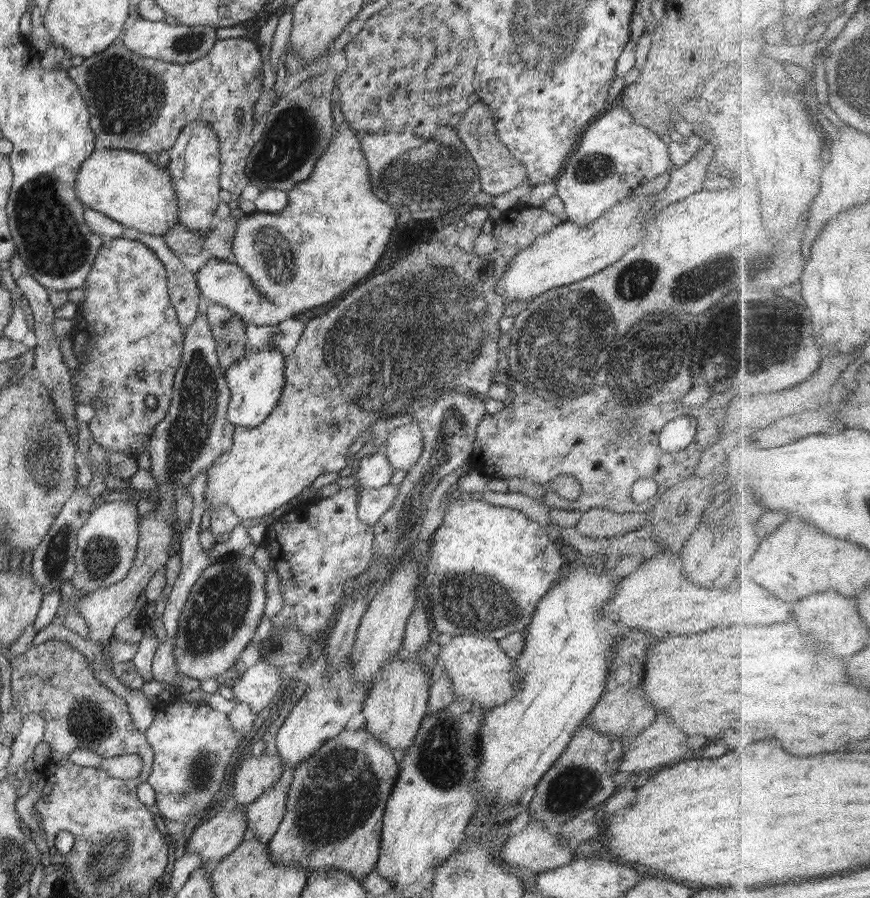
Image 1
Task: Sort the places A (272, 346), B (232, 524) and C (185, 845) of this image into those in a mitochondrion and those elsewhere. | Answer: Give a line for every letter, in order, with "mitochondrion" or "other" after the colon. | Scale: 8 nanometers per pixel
A: other
B: other
C: other

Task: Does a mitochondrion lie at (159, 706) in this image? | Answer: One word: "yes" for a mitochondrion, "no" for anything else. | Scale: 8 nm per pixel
no

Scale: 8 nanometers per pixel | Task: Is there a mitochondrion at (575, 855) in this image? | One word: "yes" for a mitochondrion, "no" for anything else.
no

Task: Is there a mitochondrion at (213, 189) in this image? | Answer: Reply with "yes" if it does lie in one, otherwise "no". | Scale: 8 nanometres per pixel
no

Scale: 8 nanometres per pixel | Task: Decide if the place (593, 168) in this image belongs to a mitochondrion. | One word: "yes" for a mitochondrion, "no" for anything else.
yes

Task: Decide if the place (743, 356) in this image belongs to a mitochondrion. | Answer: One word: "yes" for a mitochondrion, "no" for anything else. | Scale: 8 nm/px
yes

